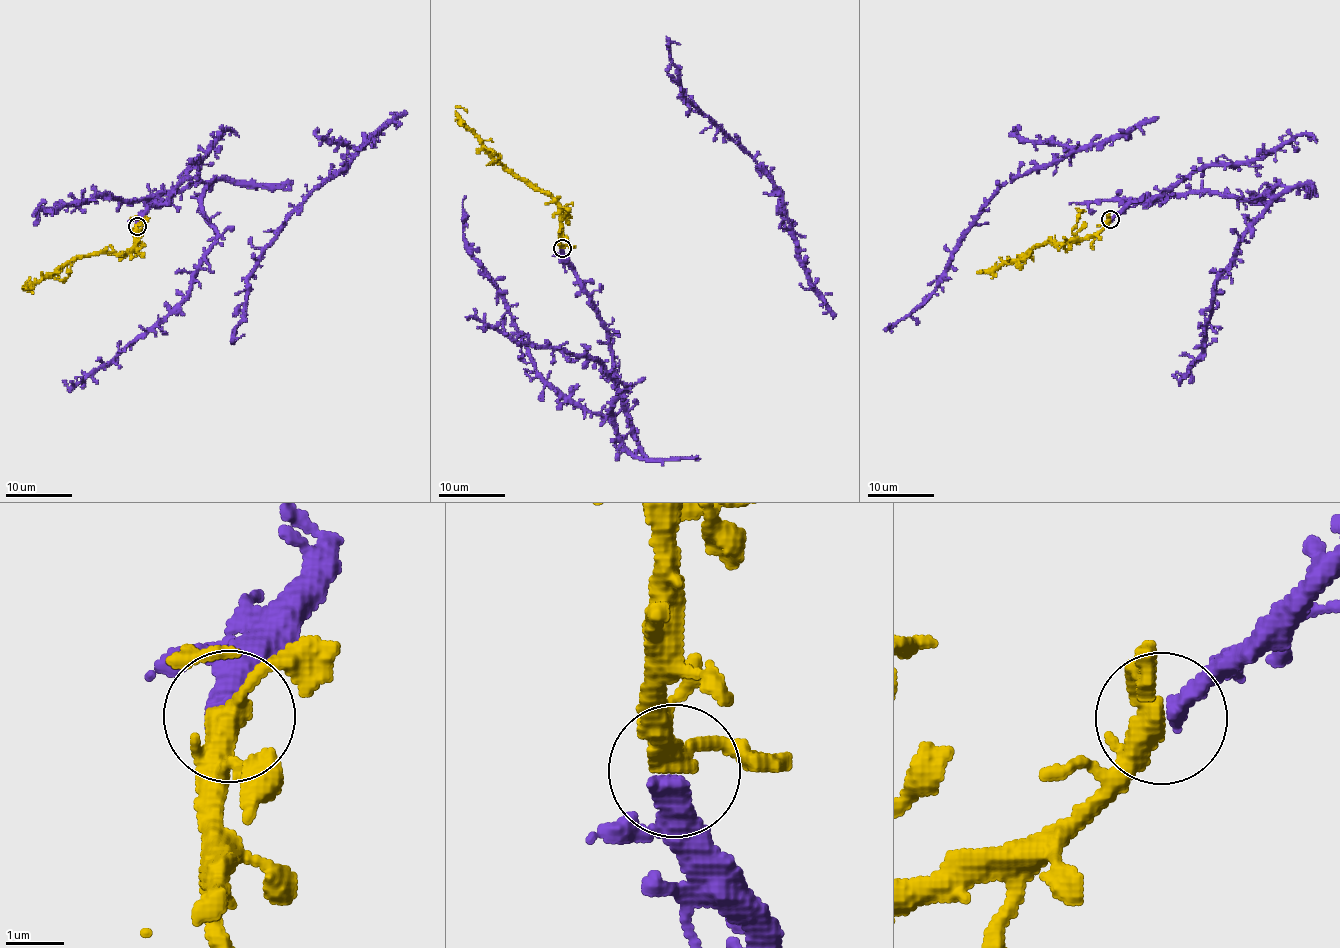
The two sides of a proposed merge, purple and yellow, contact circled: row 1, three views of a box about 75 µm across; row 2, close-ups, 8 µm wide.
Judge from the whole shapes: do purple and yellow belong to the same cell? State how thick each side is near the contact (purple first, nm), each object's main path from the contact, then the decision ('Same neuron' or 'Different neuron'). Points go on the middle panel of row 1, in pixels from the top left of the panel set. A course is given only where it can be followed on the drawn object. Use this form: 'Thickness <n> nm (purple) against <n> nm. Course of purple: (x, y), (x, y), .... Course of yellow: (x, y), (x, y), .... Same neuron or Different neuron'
Thickness 420 nm (purple) against 300 nm. Course of purple: (561, 249), (607, 332), (617, 394), (601, 410), (614, 427), (625, 386), (597, 361), (467, 320). Course of yellow: (561, 248), (559, 206), (508, 169), (464, 122), (455, 107), (467, 112). Same neuron

